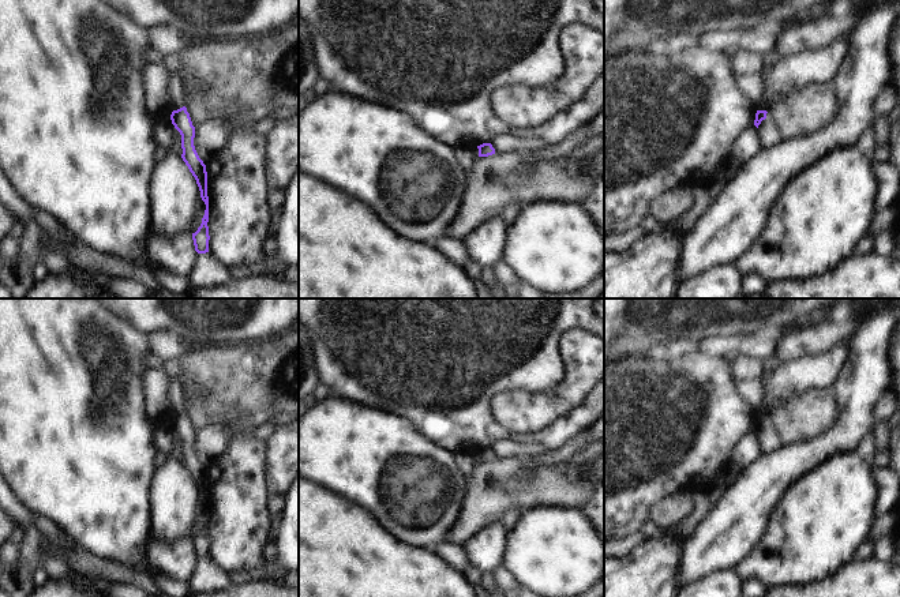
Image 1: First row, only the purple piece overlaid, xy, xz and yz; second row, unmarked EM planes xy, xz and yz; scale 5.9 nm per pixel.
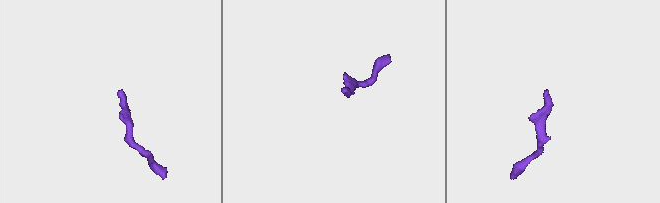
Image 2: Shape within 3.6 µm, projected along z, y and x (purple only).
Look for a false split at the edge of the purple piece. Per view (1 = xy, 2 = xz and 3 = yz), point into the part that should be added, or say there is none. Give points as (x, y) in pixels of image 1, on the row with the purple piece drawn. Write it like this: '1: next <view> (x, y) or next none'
1: next none
2: next none
3: next none

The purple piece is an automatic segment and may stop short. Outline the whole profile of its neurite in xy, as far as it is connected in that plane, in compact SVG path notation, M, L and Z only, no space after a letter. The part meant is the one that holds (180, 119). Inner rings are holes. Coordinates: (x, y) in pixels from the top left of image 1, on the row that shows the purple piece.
M183 106L177 110L173 110L170 114L172 124L181 135L181 149L183 154L181 158L188 166L190 172L196 180L196 184L200 191L200 198L206 204L205 215L202 218L202 224L198 228L195 233L192 233L192 240L195 245L195 251L198 254L206 254L209 252L209 196L207 196L207 172L206 165L199 158L195 146L194 146L194 138L195 138L195 127L192 125L190 113L187 112L187 108Z

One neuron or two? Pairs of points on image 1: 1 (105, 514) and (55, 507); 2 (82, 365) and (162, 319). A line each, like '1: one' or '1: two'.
1: one
2: two

